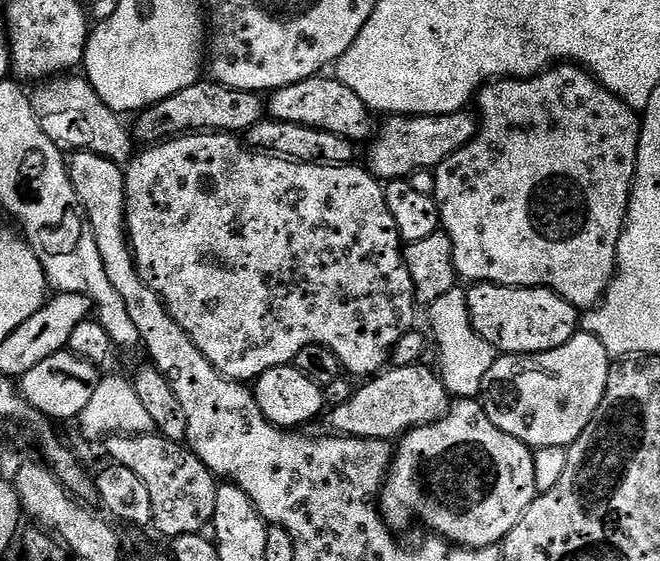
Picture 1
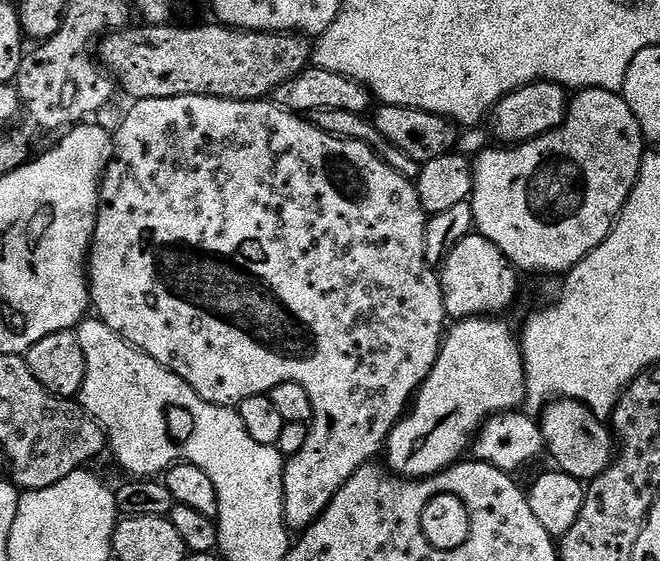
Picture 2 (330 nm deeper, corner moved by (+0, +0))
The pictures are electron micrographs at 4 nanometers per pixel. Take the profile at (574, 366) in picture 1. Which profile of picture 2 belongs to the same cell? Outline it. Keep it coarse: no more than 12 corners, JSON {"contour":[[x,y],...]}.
{"contour":[[577,400],[540,413],[547,455],[590,482],[612,465],[609,425]]}

